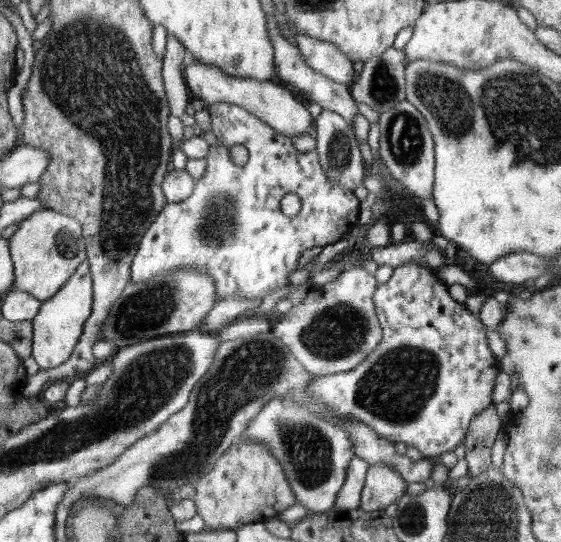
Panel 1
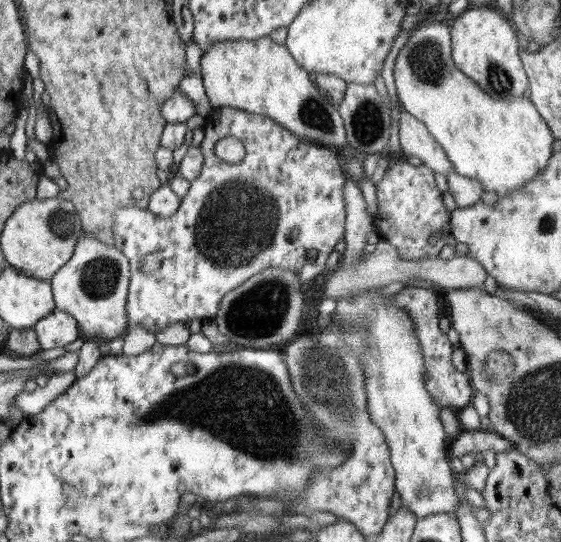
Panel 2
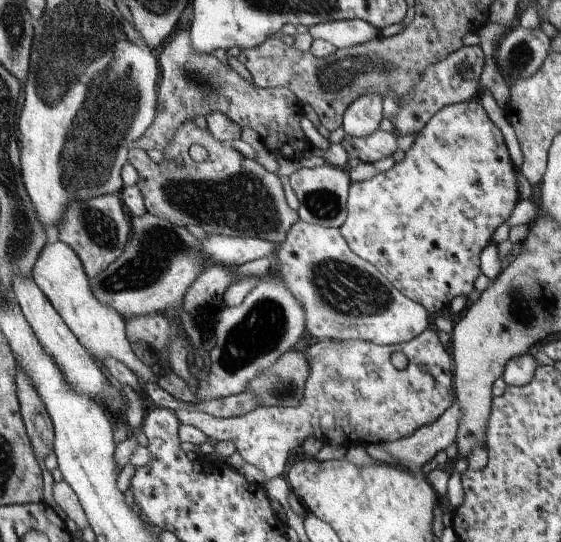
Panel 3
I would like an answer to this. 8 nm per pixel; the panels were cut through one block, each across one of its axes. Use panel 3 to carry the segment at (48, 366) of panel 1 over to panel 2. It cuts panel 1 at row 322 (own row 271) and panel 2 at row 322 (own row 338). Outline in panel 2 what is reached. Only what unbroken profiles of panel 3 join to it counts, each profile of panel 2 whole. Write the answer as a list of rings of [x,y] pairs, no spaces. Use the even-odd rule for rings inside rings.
[[[81,234],[71,254],[71,262],[51,278],[51,294],[55,306],[61,312],[71,314],[77,320],[79,336],[83,338],[123,338],[131,328],[127,294],[131,290],[131,258],[115,244],[105,244],[93,234]]]

